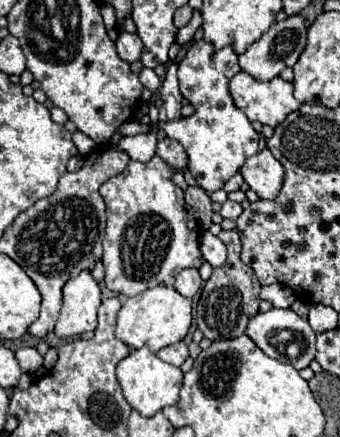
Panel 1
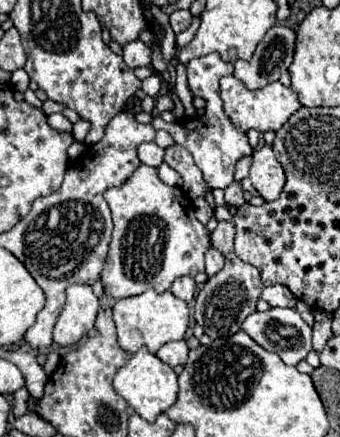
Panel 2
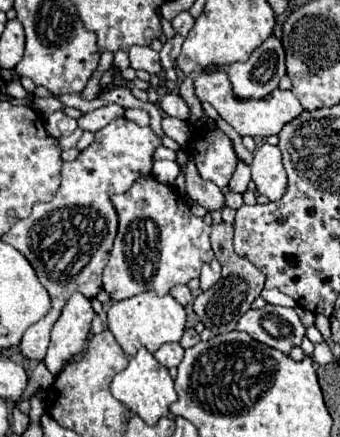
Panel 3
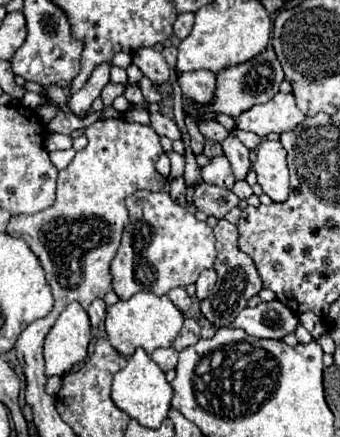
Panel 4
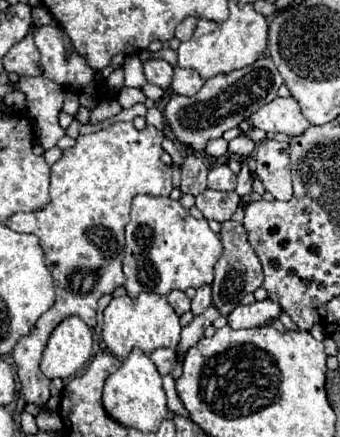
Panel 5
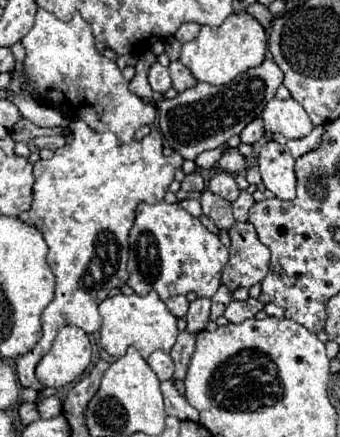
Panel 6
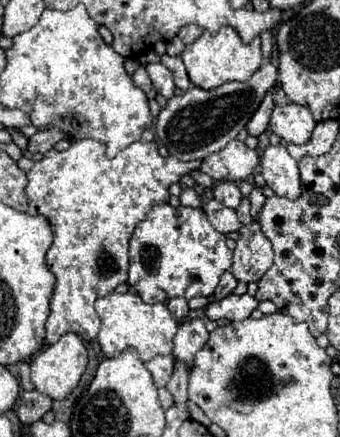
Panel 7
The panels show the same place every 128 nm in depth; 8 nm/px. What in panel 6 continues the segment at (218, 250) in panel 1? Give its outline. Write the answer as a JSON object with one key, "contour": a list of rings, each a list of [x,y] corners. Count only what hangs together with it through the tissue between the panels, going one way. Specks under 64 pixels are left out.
{"contour":[[[196,298],[192,304],[190,304],[190,310],[186,314],[186,332],[190,334],[198,334],[206,328],[208,324],[208,318],[210,318],[210,300],[208,298]]]}

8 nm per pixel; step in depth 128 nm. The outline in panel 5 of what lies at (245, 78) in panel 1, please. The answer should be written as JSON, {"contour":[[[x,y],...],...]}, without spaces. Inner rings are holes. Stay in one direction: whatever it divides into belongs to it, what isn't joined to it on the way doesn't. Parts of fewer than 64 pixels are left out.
{"contour":[[[180,66],[174,68],[172,90],[174,90],[176,94],[194,96],[202,86],[204,86],[204,80],[200,78],[200,74],[198,74],[196,70],[186,70],[186,68],[180,68]],[[274,98],[250,116],[250,124],[264,132],[284,132],[288,136],[300,136],[310,126],[302,116],[298,102],[288,98]]]}

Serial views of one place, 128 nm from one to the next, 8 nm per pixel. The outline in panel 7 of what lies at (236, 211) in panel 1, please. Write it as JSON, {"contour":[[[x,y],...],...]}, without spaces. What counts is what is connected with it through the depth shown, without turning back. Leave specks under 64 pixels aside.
{"contour":[[[268,92],[262,100],[262,104],[258,106],[258,110],[254,112],[254,116],[250,118],[248,122],[248,134],[250,136],[260,136],[266,128],[268,128],[268,120],[272,116],[272,110],[274,110],[274,100],[272,100],[272,92]]]}

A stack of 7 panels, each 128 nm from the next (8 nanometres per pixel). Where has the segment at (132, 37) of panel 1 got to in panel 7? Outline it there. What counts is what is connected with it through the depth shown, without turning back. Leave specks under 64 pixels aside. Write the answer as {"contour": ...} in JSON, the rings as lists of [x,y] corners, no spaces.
{"contour":[[[146,64],[146,72],[152,80],[152,86],[156,88],[158,94],[162,94],[164,98],[172,98],[174,96],[174,82],[172,82],[172,72],[168,68],[164,68],[164,64]]]}

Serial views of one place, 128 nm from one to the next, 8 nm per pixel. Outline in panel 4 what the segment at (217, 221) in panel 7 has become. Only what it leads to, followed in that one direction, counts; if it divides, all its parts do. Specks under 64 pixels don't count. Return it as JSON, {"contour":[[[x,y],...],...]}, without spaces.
{"contour":[[[212,184],[206,186],[196,186],[194,188],[194,206],[202,210],[208,216],[214,218],[224,218],[234,206],[238,206],[240,198],[226,188],[218,188]]]}

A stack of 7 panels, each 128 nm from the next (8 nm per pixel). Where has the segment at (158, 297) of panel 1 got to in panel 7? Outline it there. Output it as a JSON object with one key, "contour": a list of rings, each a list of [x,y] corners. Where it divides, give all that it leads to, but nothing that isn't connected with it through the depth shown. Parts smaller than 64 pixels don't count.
{"contour":[[[112,292],[96,300],[96,312],[102,320],[98,342],[106,356],[118,356],[124,348],[138,348],[140,360],[148,362],[158,354],[172,352],[172,340],[178,330],[178,324],[168,312],[166,304],[144,304],[138,294]]]}

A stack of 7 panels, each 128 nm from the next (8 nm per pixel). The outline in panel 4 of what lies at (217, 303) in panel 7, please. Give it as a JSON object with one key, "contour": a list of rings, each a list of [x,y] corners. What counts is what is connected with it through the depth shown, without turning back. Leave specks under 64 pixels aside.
{"contour":[[[278,300],[260,302],[256,308],[246,306],[236,320],[234,328],[242,328],[246,334],[256,338],[284,338],[288,332],[294,332],[298,318],[290,308],[284,308]]]}

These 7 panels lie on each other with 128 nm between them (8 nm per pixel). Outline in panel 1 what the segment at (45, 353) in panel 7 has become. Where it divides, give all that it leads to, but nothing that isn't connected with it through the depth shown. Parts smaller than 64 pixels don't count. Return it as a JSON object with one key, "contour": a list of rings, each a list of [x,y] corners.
{"contour":[[[80,272],[64,286],[64,306],[60,310],[54,334],[58,338],[80,336],[96,328],[96,312],[100,308],[100,286],[90,272]]]}

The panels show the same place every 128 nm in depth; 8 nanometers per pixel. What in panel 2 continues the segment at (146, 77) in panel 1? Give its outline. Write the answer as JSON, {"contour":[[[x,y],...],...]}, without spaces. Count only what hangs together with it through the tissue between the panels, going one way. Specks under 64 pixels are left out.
{"contour":[[[150,76],[150,78],[142,80],[142,90],[144,90],[150,98],[156,98],[156,94],[160,92],[160,88],[162,88],[162,82],[160,82],[158,76]]]}

